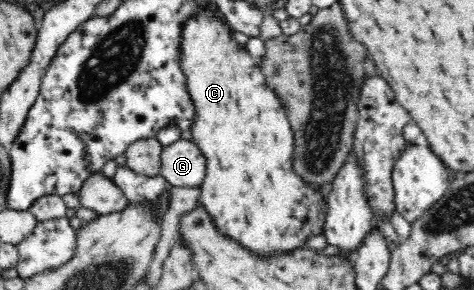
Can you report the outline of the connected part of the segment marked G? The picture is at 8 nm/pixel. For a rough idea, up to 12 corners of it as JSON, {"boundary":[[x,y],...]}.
{"boundary":[[192,141],[162,148],[169,187],[200,189],[207,157]]}

